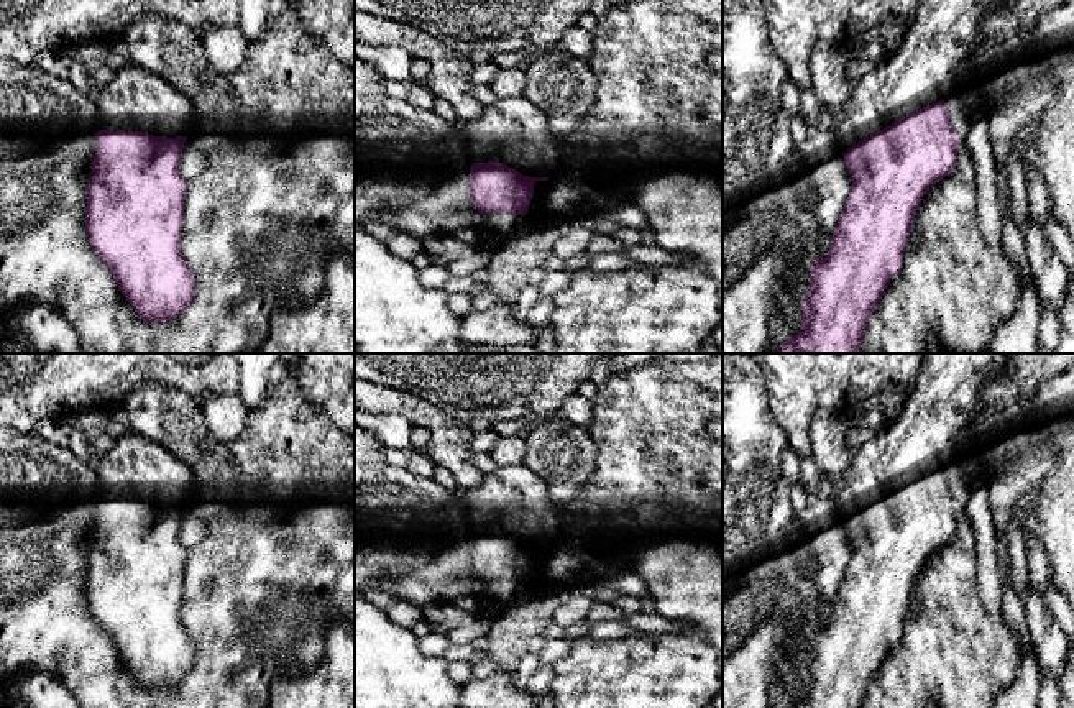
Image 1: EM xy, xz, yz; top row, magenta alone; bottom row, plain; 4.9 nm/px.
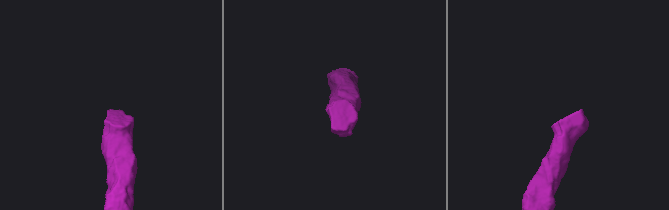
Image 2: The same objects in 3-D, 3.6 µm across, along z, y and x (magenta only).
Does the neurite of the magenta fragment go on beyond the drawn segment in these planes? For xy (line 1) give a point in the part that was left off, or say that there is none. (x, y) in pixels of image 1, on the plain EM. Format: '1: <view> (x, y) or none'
1: xy (135, 467)

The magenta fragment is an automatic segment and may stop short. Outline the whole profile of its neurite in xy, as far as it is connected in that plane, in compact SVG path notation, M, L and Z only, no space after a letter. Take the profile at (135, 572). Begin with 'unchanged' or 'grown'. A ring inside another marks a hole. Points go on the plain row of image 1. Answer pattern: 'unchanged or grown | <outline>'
grown | M126 430L99 458L95 471L100 498L87 554L89 609L145 690L172 688L195 662L194 641L179 616L187 560L179 531L184 511L197 494L194 470L151 439Z

